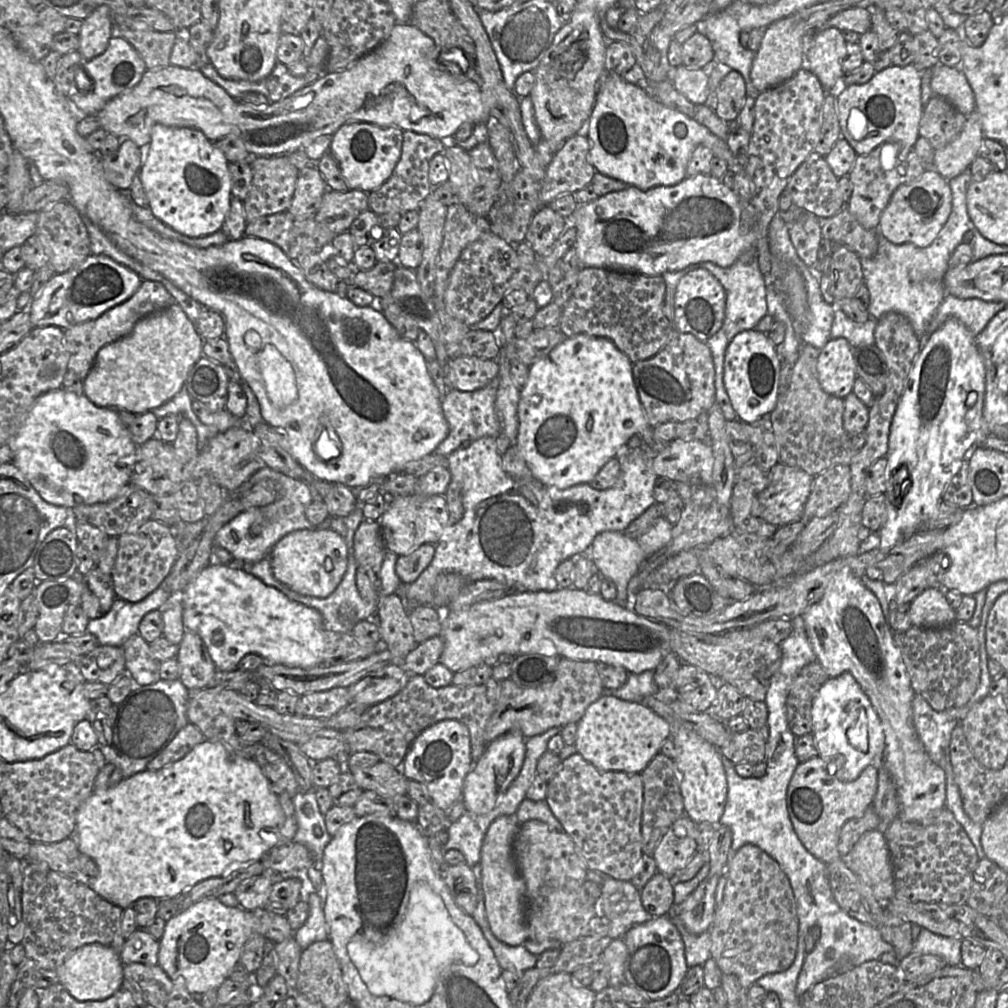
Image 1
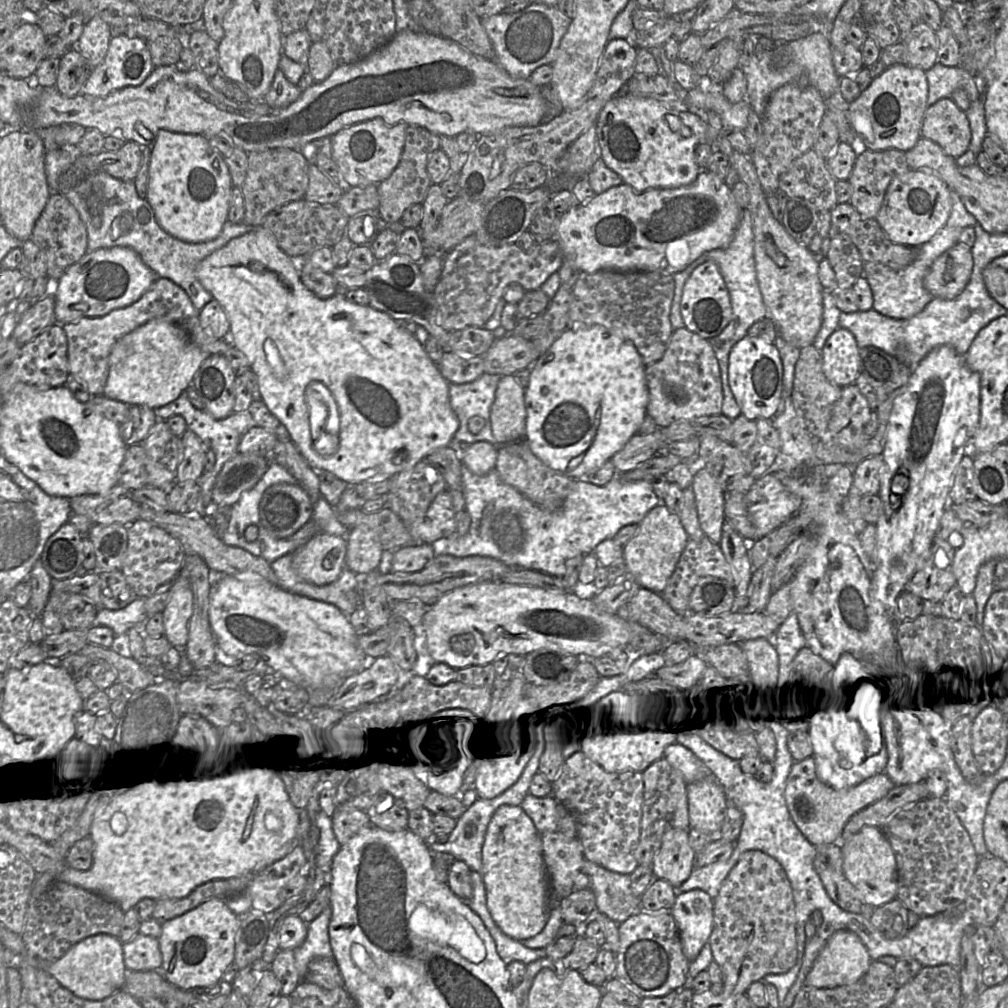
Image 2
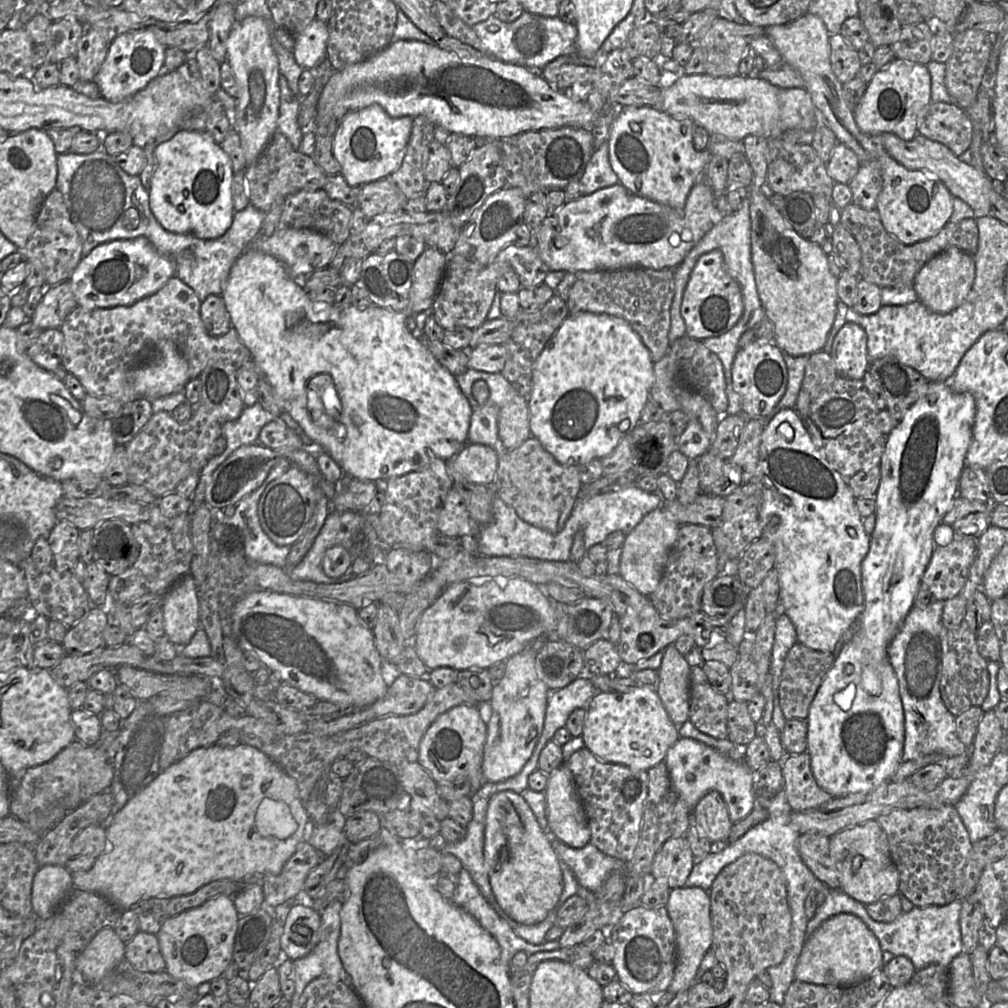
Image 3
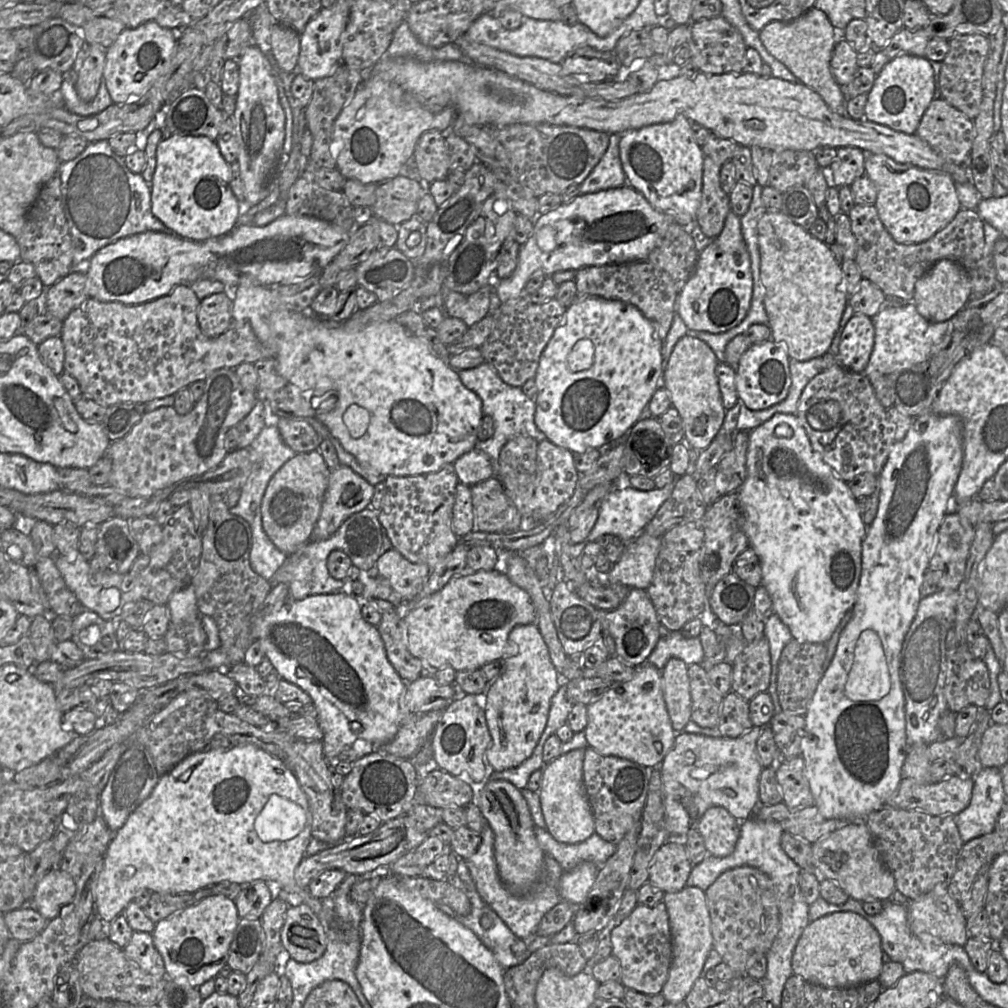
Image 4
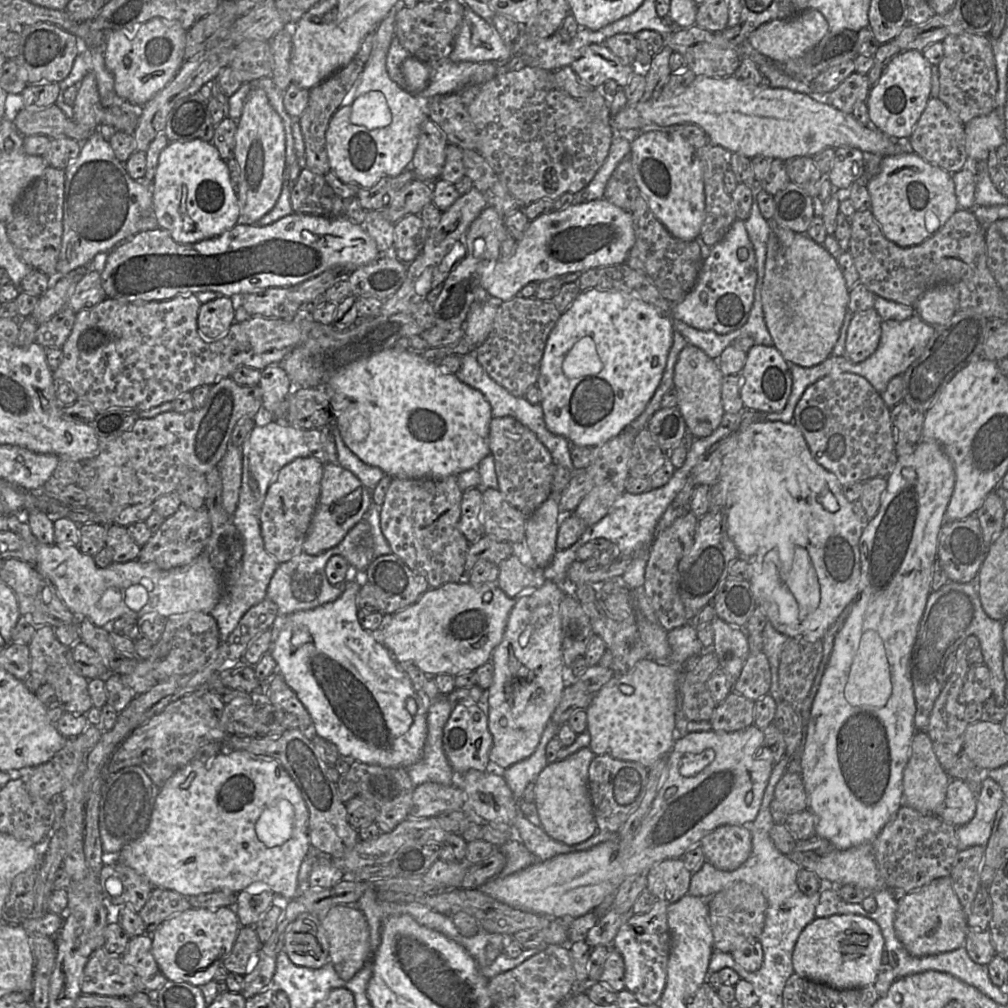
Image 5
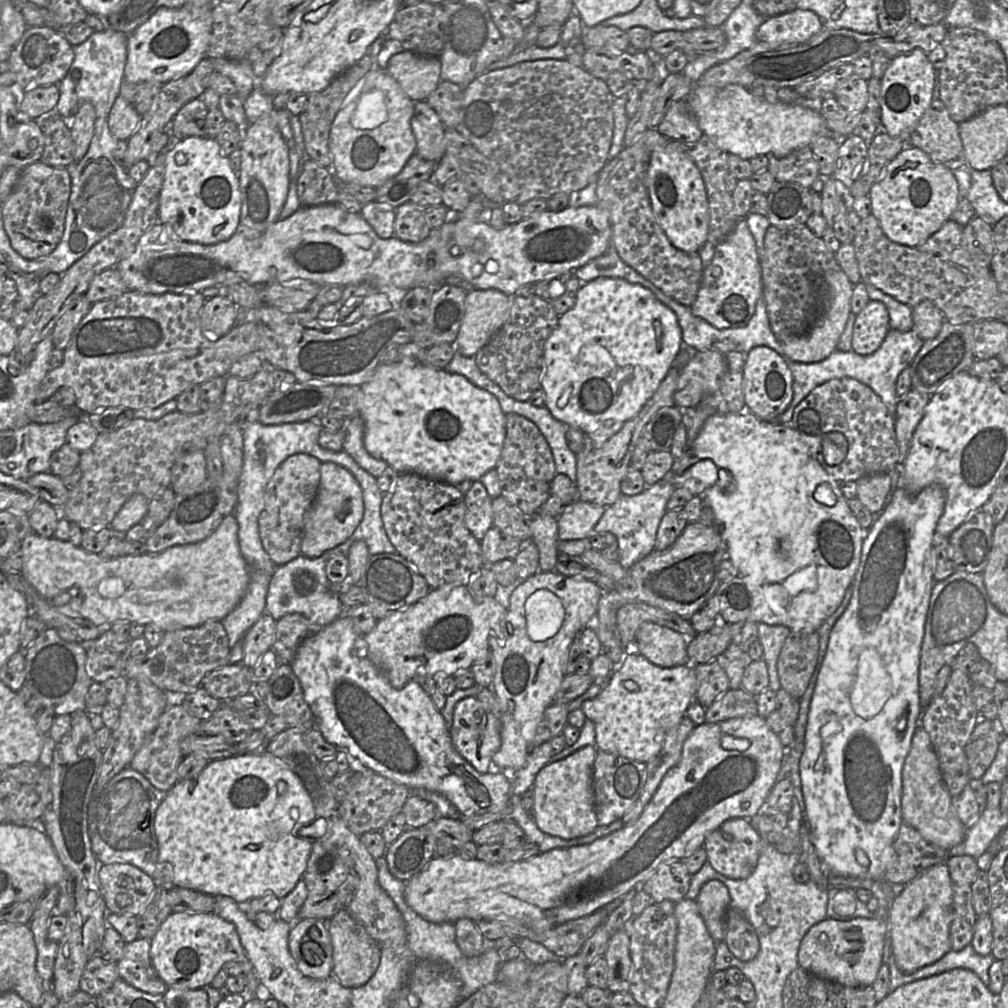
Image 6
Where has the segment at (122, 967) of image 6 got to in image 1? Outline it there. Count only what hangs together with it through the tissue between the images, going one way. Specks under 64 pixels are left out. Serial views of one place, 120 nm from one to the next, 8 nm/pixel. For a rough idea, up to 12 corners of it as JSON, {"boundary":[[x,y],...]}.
{"boundary":[[145,929],[125,940],[124,965],[157,965],[159,940]]}

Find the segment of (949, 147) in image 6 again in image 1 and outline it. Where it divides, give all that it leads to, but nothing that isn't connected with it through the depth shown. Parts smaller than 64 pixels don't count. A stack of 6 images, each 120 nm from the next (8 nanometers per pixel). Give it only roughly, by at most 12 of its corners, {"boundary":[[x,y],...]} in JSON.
{"boundary":[[934,95],[919,135],[938,150],[960,134],[967,116]]}

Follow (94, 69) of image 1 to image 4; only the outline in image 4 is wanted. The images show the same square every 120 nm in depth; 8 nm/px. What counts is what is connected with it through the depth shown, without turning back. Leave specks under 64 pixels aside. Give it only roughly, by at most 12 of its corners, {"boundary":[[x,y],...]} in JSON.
{"boundary":[[148,21],[106,51],[113,104],[137,101],[167,72],[173,31]]}

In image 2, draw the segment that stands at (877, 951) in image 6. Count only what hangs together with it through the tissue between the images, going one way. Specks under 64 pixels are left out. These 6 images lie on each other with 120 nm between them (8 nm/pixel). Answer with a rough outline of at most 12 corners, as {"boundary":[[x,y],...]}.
{"boundary":[[838,930],[805,985],[853,984],[872,961],[857,934]]}

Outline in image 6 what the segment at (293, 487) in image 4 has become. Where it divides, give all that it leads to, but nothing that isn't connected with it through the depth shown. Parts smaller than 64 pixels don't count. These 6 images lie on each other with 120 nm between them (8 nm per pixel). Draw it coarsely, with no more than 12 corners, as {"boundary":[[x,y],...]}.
{"boundary":[[288,457],[266,486],[262,545],[276,566],[301,554],[321,462]]}

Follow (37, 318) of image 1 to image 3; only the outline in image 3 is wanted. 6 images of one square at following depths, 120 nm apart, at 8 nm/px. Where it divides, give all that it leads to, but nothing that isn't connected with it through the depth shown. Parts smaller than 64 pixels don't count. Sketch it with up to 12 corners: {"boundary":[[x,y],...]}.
{"boundary":[[140,236],[98,245],[69,282],[77,306],[132,305],[174,276]]}

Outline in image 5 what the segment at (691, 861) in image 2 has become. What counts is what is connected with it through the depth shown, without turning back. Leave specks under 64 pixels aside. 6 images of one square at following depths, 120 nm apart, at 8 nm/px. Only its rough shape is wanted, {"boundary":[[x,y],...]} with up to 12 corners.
{"boundary":[[682,858],[647,872],[646,890],[669,905],[688,894]]}

